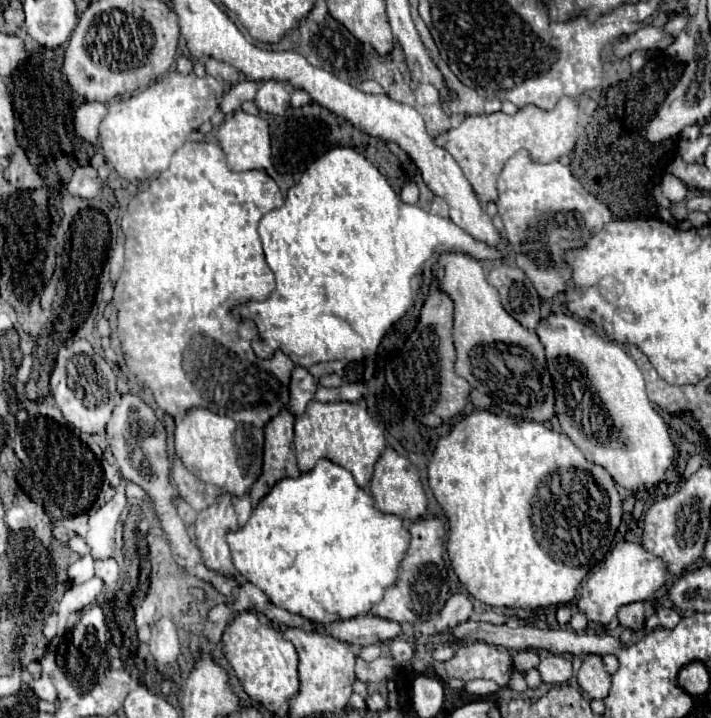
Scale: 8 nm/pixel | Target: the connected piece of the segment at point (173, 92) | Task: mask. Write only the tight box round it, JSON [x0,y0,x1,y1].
[99,71,223,181]

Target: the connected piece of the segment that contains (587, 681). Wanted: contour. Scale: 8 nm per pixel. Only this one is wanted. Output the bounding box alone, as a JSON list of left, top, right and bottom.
[577,655,611,699]

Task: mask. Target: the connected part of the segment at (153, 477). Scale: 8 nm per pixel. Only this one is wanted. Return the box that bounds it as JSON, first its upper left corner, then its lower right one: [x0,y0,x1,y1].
[107,395,241,597]

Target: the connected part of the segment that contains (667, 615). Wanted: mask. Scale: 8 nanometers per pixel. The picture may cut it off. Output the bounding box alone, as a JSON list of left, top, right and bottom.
[657,607,681,629]

